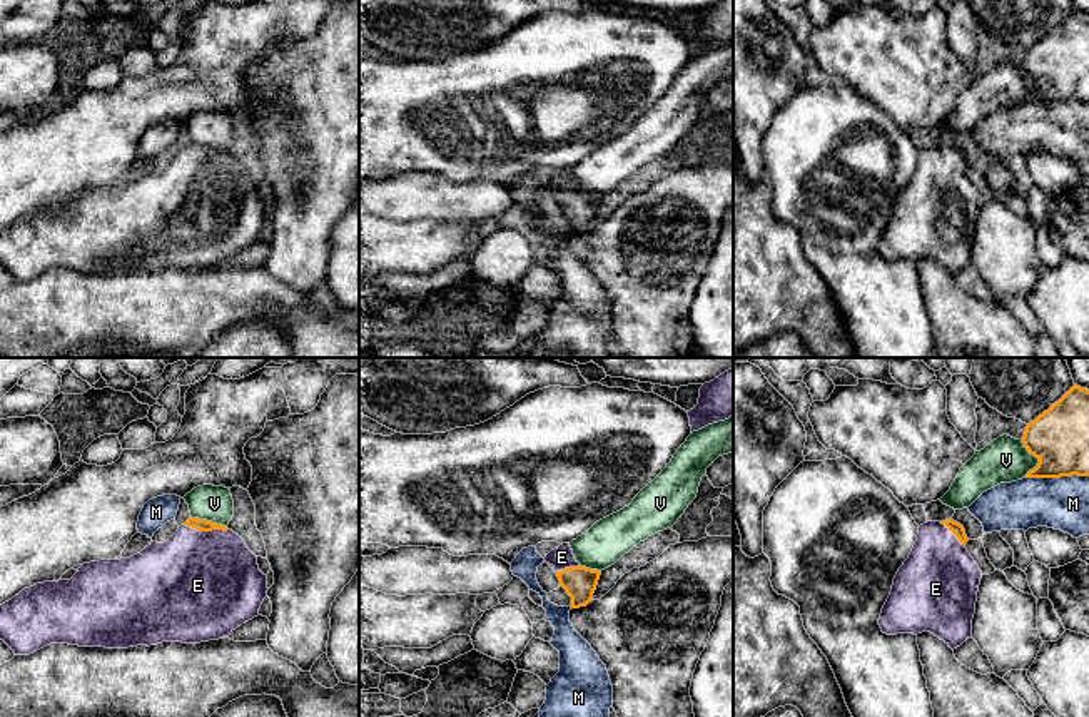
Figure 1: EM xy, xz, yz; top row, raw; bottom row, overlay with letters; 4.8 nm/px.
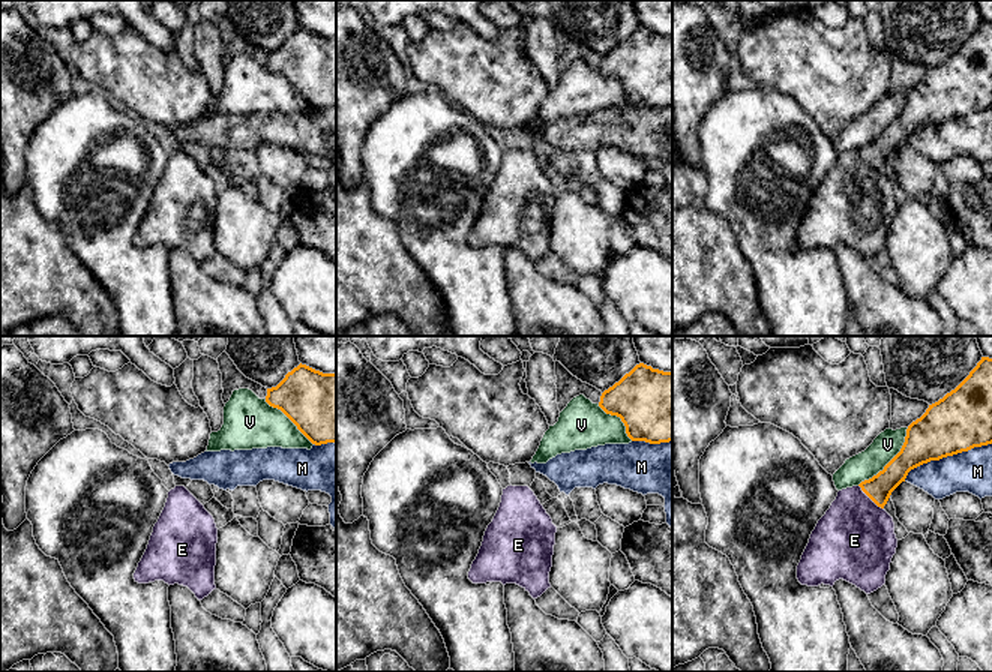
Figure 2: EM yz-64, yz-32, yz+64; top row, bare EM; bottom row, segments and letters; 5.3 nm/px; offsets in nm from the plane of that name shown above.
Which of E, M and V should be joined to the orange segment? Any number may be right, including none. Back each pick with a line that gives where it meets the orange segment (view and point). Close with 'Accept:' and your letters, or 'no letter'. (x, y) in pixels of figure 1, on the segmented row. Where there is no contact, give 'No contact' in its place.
E: Touches orange at xy (206, 530)
Accept: E

